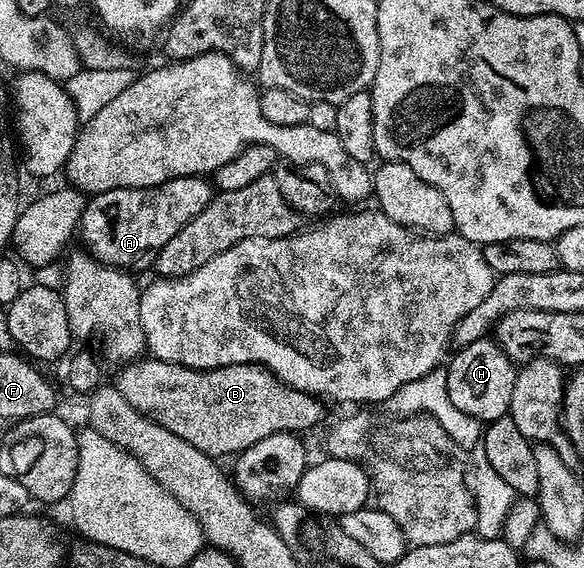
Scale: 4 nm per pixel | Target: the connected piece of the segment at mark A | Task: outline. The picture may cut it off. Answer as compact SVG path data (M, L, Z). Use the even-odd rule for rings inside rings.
M185 176L151 188L117 188L91 195L86 202L77 231L85 251L102 264L123 270L153 269L160 250L208 206L216 189L206 176Z

